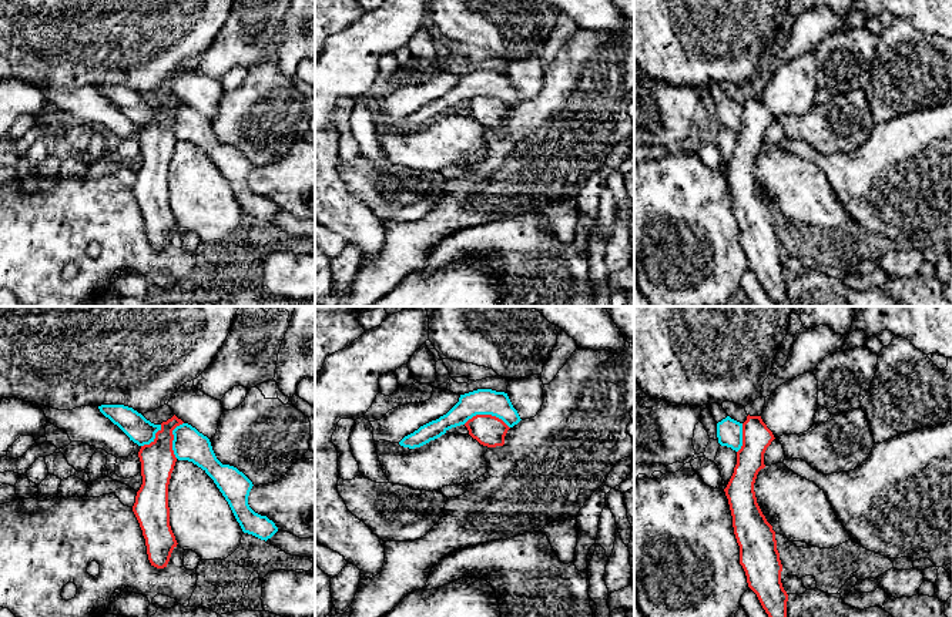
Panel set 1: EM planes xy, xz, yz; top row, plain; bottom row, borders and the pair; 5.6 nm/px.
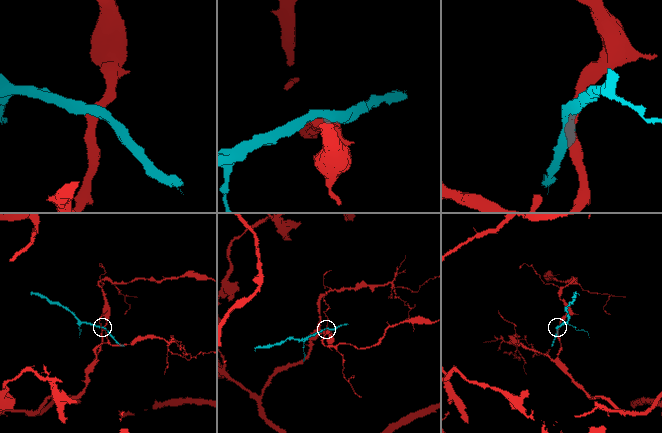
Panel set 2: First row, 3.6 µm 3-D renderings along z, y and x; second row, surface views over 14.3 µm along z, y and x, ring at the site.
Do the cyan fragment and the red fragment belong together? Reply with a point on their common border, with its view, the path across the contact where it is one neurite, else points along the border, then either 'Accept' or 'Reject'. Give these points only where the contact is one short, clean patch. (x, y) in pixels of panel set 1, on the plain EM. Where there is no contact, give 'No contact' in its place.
Touches cyan at xz (486, 94). Boundary: xz (463, 104), (476, 96), (495, 96), (509, 109). Reject

